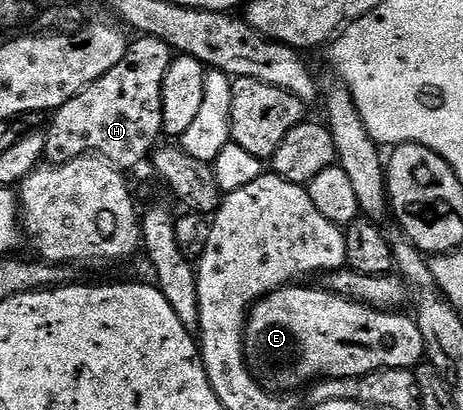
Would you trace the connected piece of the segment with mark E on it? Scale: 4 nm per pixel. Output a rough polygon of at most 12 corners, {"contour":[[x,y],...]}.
{"contour":[[269,293],[243,334],[268,392],[424,359],[410,315]]}

